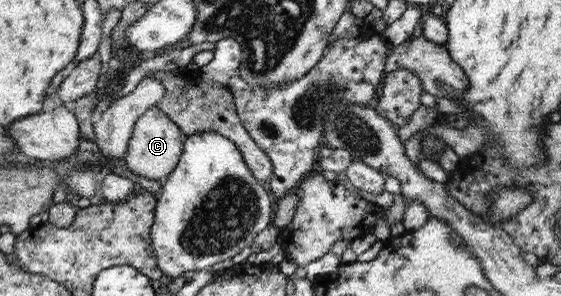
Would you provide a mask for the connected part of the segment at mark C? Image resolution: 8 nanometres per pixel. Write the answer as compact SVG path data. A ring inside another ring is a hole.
M152 106L136 120L127 150L124 155L125 161L128 169L131 169L136 175L157 180L165 175L170 175L179 165L183 154L180 127L169 118L169 115L166 115L166 112Z

